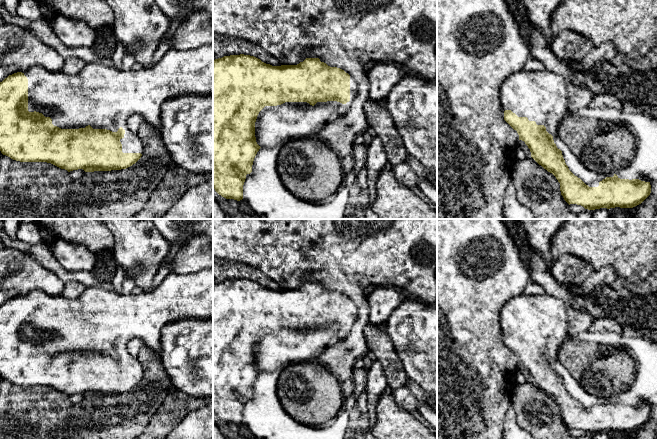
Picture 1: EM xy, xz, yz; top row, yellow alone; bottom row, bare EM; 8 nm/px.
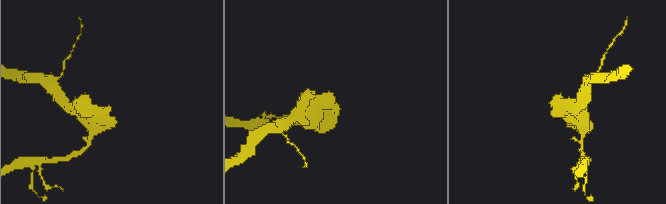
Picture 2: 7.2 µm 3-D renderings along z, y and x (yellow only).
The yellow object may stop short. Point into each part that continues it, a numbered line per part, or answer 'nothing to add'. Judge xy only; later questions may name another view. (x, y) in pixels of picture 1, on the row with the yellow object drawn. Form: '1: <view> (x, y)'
1: xy (104, 97)

